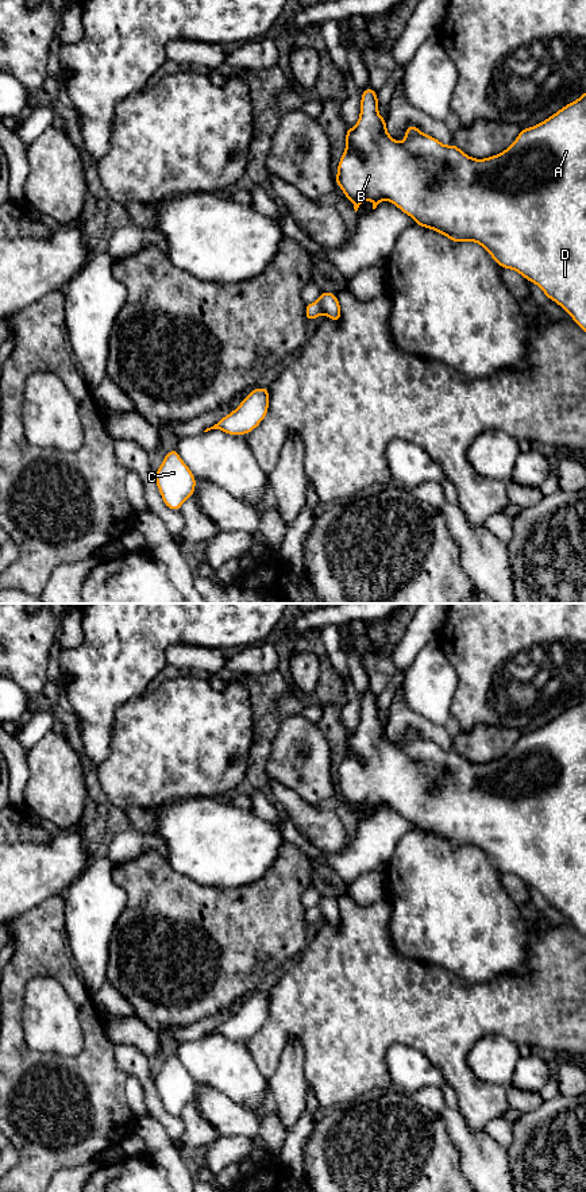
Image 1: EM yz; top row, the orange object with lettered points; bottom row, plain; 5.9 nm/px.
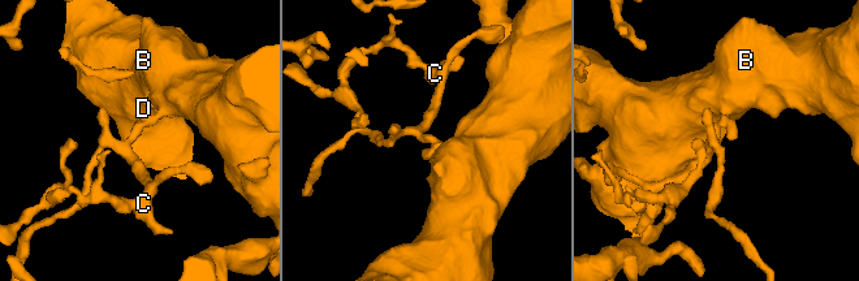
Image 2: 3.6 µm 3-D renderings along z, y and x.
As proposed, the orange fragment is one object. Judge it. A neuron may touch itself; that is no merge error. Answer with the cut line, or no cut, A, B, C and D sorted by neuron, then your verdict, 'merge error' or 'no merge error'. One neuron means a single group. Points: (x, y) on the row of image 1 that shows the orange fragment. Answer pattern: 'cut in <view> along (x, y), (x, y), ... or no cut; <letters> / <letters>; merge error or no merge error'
no cut; A B C D; no merge error

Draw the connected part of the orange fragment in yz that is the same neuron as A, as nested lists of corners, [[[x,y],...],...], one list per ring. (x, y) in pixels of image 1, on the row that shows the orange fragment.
[[[367,86],[355,127],[346,128],[346,151],[335,177],[355,212],[363,200],[371,200],[373,209],[388,200],[413,217],[415,225],[431,228],[454,243],[481,244],[500,267],[512,269],[537,285],[586,332],[586,92],[544,121],[523,128],[505,151],[483,159],[469,157],[456,144],[444,146],[413,124],[398,143],[389,135],[386,120],[378,113],[377,90]]]

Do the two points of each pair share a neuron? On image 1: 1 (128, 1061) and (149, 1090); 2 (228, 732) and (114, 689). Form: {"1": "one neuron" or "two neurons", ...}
{"1": "one neuron", "2": "two neurons"}

